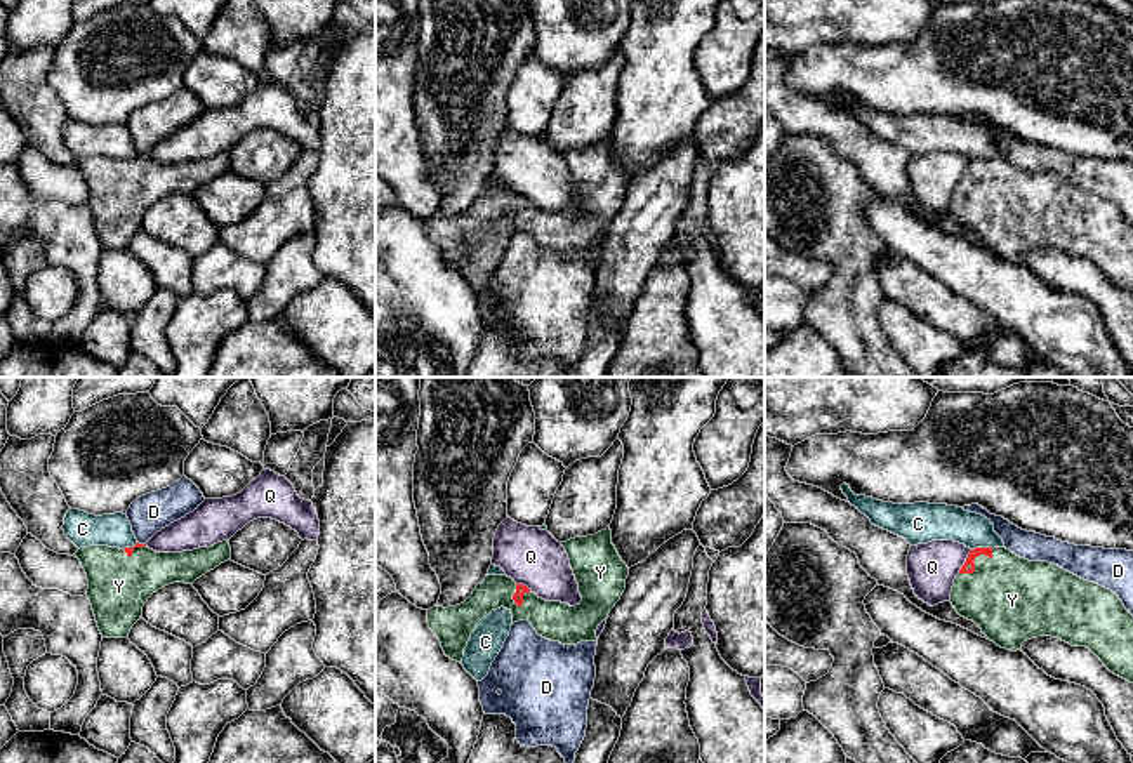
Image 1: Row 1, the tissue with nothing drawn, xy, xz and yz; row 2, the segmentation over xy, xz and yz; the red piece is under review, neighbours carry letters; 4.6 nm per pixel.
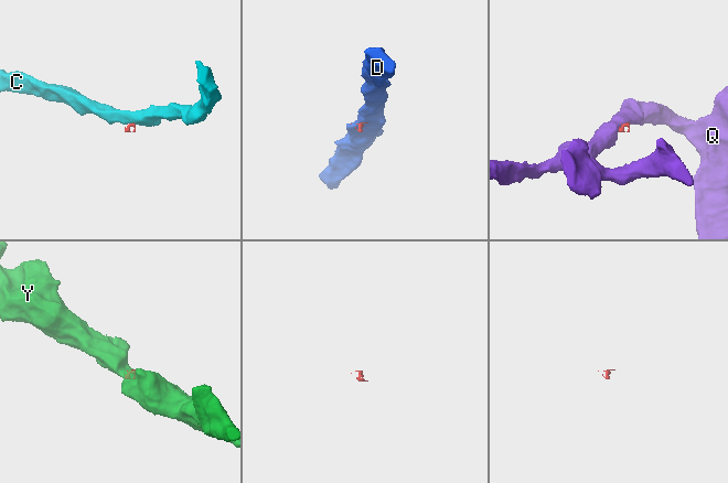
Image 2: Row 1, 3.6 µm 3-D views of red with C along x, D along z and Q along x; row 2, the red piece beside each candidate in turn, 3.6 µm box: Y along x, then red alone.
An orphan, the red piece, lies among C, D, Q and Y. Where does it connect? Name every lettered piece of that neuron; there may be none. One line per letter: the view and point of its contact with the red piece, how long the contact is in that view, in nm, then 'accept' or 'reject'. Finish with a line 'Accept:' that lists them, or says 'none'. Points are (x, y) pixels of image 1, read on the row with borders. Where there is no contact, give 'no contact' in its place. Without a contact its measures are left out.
C: contact yz (982, 548); length 100 nm; reject
D: contact xy (141, 544); length 40 nm; reject
Q: contact yz (965, 562); length 130 nm; reject
Y: contact yz (973, 560); length 200 nm; accept
Accept: Y

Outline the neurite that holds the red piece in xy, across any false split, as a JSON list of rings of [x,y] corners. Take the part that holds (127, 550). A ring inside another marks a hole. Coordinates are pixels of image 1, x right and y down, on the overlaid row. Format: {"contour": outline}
{"contour": [[[222,541],[193,551],[156,553],[137,542],[125,549],[80,547],[75,556],[87,574],[87,598],[103,638],[127,638],[153,593],[174,582],[193,584],[228,561],[231,547]]]}

